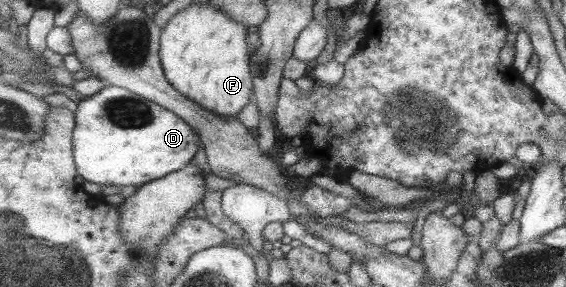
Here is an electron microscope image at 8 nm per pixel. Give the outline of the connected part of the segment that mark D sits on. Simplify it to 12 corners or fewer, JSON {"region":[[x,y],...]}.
{"region":[[108,84],[85,97],[80,175],[136,189],[183,170],[200,132]]}

